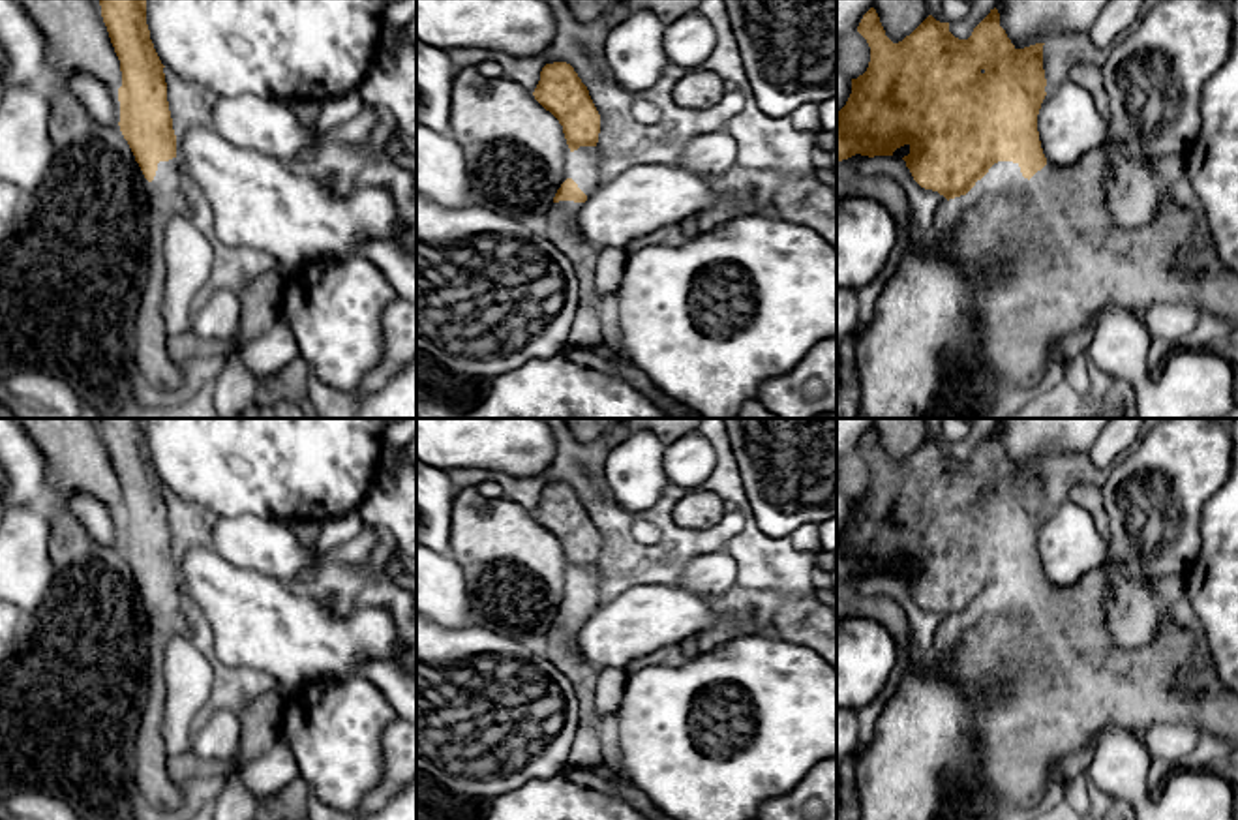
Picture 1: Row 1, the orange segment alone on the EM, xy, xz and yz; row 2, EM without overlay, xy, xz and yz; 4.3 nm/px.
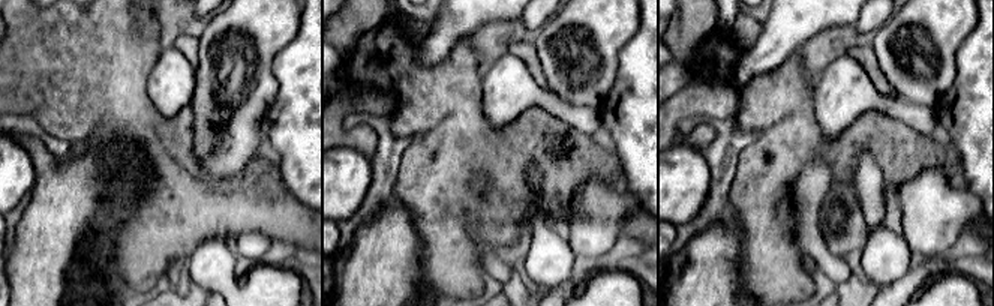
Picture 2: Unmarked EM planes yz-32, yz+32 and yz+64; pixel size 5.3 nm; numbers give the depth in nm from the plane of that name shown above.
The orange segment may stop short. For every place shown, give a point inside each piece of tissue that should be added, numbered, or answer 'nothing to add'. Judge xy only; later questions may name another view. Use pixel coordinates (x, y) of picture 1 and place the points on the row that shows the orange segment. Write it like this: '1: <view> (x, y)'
1: xy (156, 372)

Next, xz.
1: xz (559, 226)

